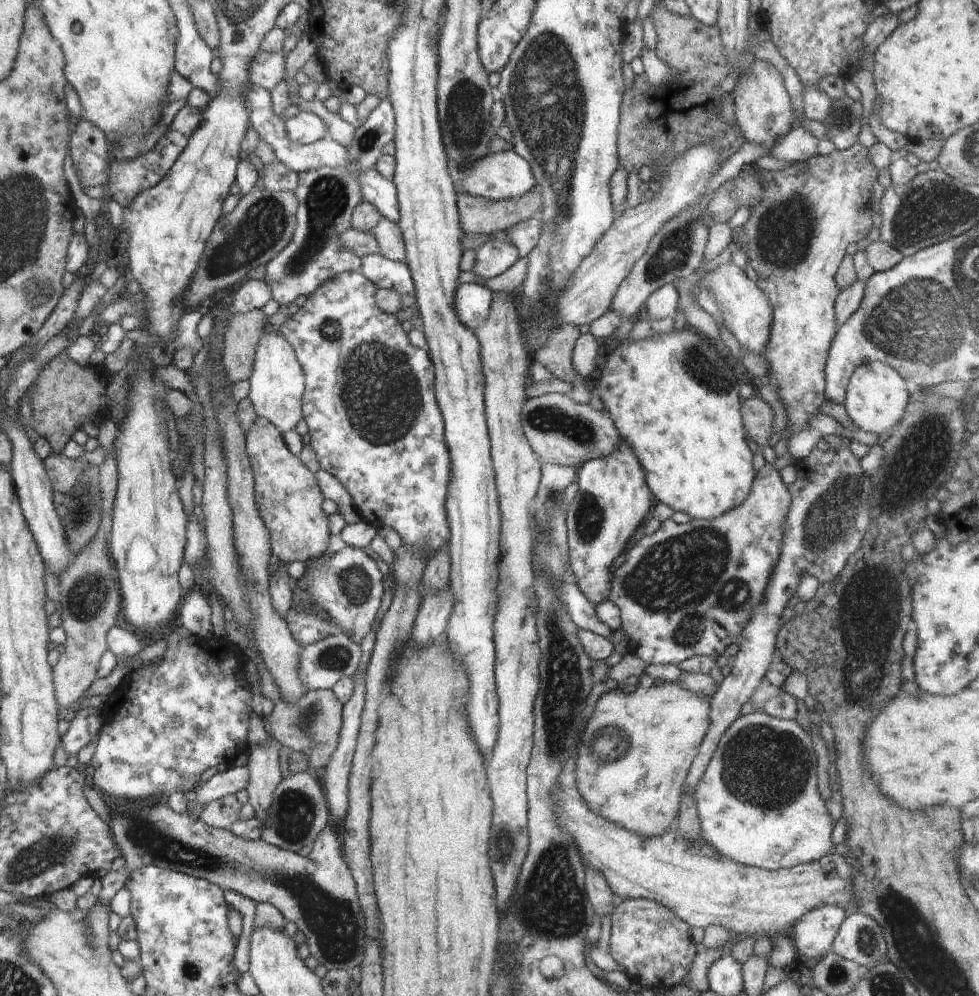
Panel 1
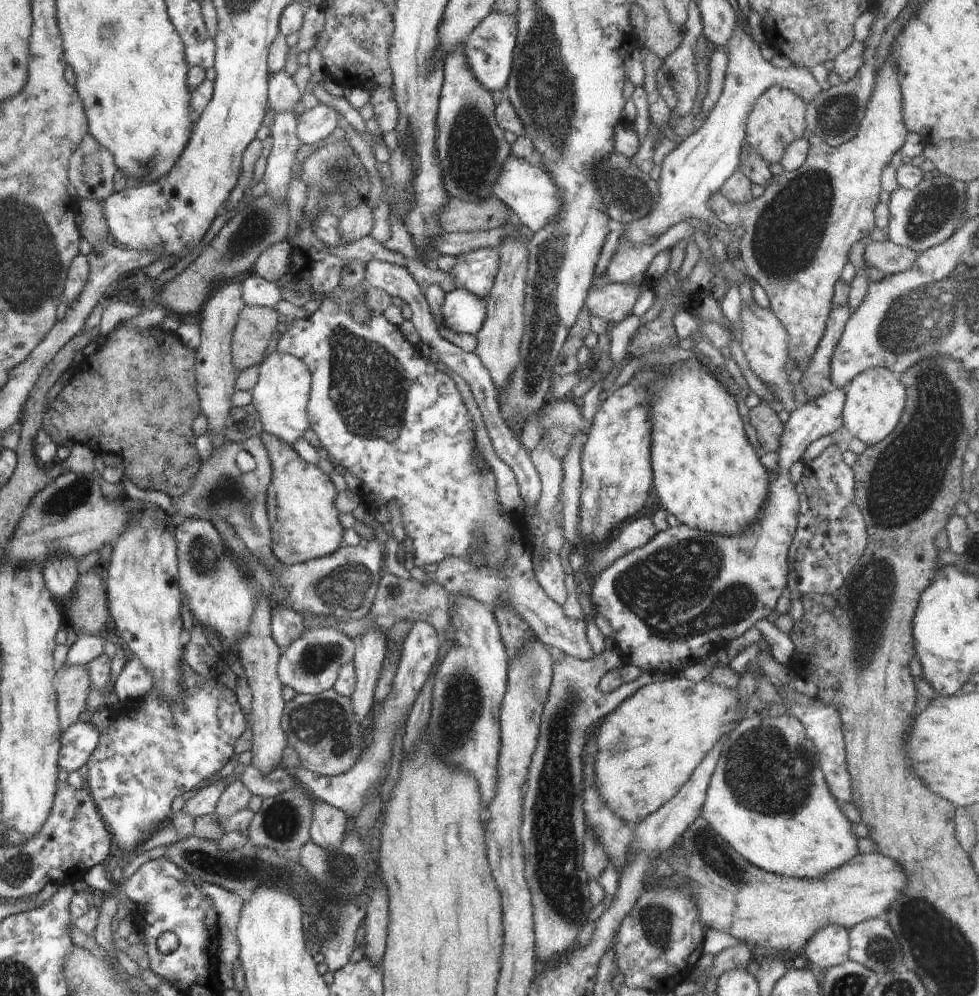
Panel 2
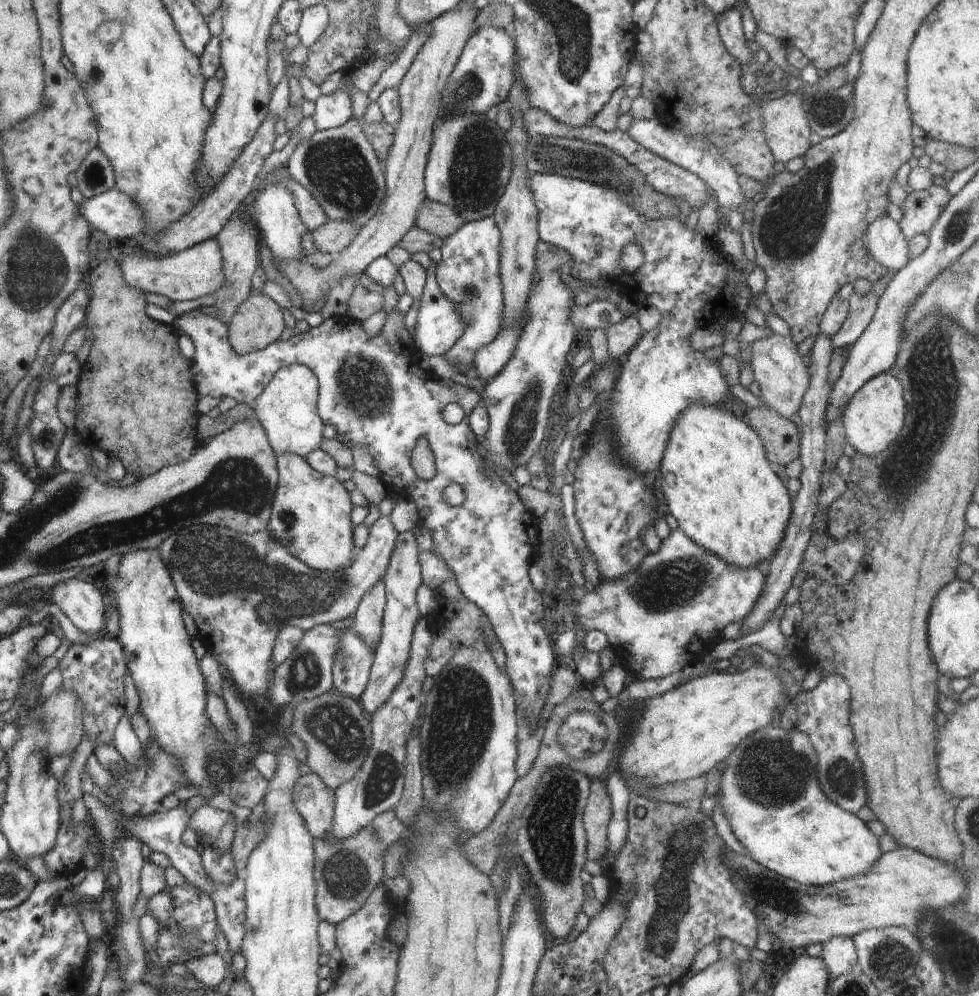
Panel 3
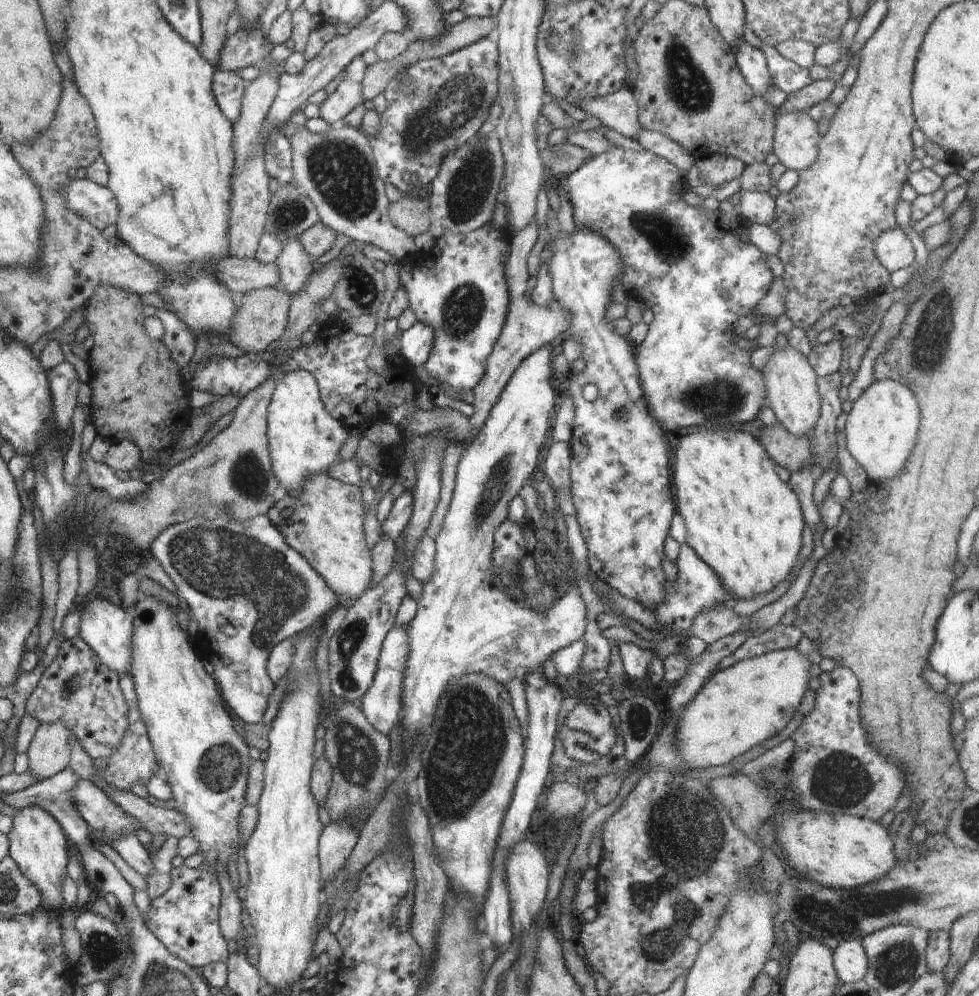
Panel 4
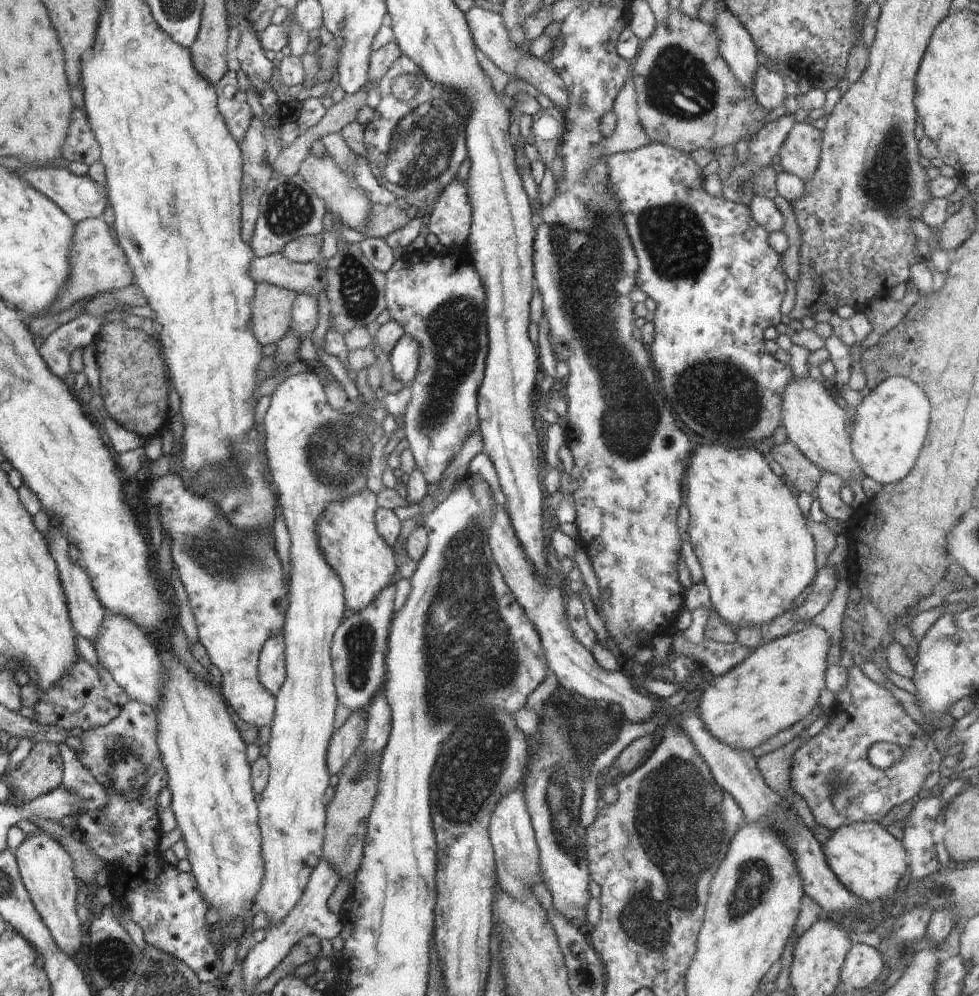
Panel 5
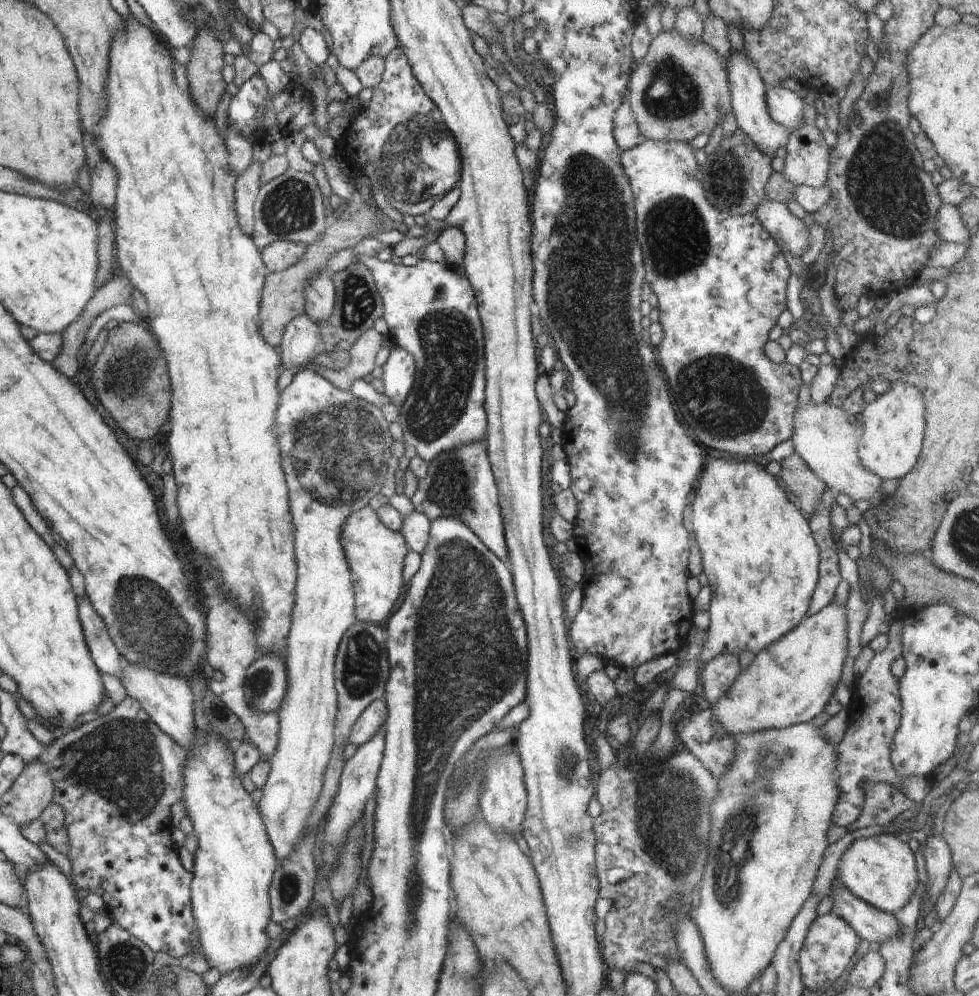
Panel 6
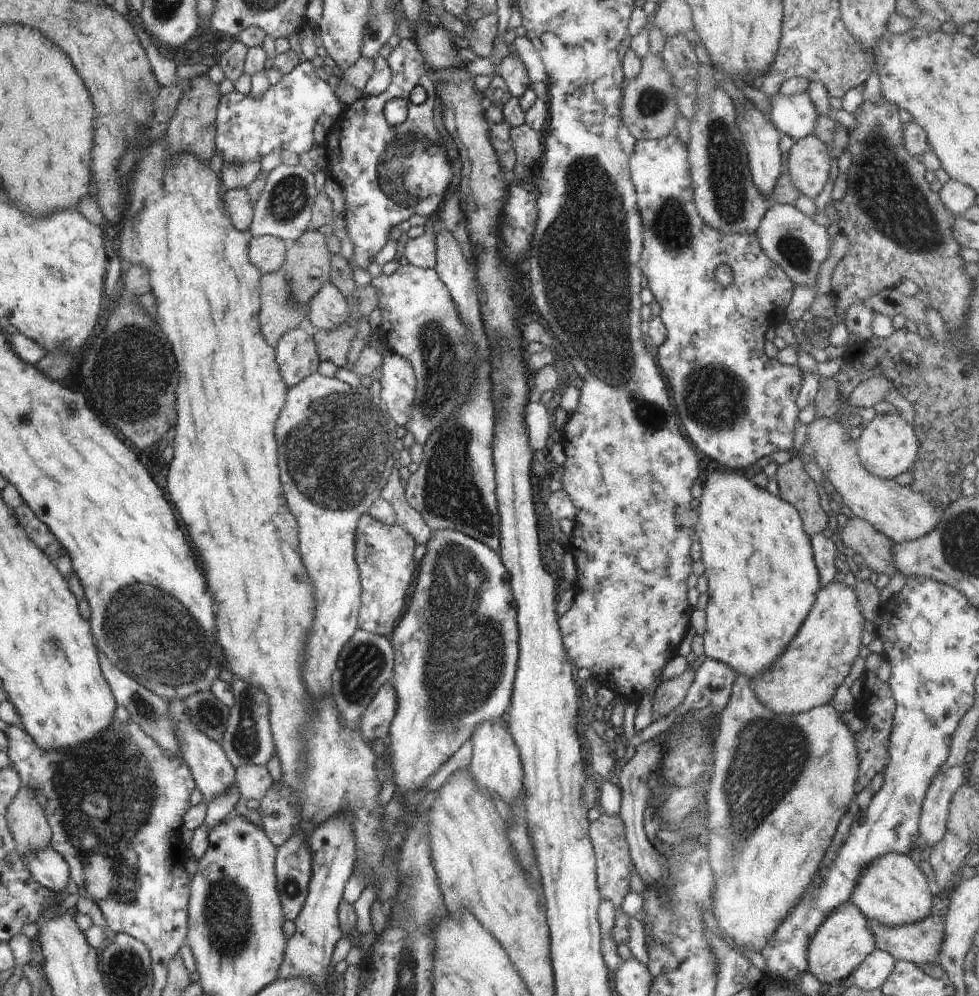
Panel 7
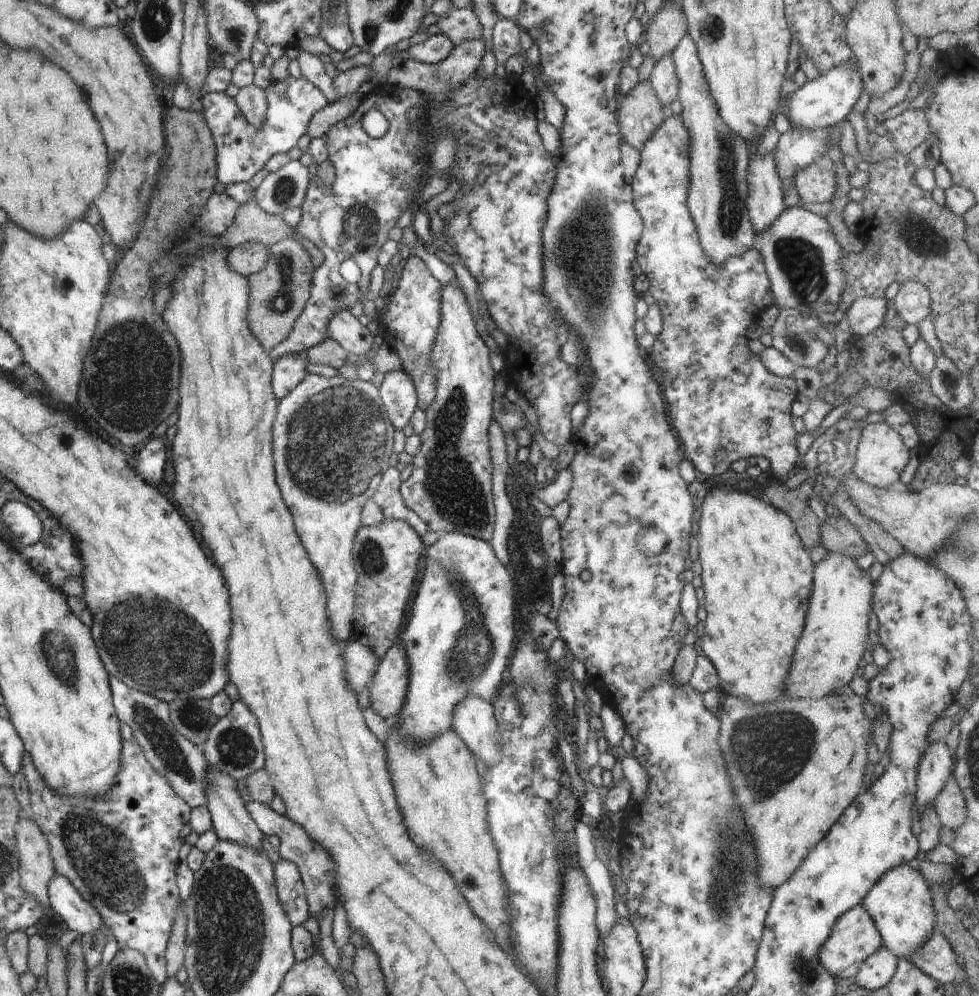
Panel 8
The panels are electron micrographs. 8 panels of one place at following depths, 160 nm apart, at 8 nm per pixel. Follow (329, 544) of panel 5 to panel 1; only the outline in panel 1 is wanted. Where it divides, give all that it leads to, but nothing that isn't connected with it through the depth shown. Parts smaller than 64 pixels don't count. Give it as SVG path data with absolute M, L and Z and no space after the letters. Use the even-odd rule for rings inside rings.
M256 417L245 439L255 480L256 508L269 530L273 558L290 565L324 556L331 534L321 505L325 498L314 473L288 450L281 430L267 418Z

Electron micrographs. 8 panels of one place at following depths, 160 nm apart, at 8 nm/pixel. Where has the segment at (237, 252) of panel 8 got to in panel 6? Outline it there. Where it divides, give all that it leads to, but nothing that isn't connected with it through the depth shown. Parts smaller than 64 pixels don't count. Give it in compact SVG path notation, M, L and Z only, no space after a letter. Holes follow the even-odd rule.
M292 240L276 241L260 251L263 263L271 272L280 272L294 266L306 252L306 243L297 243Z

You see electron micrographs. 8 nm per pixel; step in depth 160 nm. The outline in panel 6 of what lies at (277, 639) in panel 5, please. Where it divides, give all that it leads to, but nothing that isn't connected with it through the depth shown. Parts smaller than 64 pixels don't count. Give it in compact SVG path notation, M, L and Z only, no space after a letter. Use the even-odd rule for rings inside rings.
M276 652L262 653L247 669L244 694L251 710L276 711L288 691L285 660Z

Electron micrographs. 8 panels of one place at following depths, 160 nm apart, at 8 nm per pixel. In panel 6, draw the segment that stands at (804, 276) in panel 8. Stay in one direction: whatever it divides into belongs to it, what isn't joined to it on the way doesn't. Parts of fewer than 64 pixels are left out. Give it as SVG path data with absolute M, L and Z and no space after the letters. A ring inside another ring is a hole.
M768 199L752 213L776 242L782 241L791 255L801 258L808 248L810 234L802 219L792 215L786 204Z

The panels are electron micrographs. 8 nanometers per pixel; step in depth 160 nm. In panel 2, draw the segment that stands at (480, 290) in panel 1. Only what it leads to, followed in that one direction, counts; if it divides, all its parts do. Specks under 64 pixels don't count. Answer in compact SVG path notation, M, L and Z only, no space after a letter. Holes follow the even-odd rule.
M464 288L445 294L442 324L458 334L476 335L485 320L485 302Z

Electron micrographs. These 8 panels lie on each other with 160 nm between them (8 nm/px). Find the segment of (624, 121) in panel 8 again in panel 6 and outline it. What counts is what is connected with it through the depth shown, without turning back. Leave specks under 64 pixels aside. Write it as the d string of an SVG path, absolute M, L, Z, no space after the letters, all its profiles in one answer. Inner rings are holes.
M676 28L663 30L652 39L647 53L634 66L630 75L626 98L637 119L640 134L655 141L688 143L698 135L710 135L716 126L722 125L724 115L733 112L725 60L702 39L684 38Z

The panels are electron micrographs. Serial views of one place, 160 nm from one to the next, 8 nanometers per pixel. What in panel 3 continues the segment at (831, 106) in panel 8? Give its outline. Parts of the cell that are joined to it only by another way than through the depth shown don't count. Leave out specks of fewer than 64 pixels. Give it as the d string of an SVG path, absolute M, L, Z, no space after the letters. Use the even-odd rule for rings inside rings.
M732 8L726 14L715 14L715 16L720 40L730 55L740 64L750 64L755 60L755 53L750 50L746 42L740 12Z

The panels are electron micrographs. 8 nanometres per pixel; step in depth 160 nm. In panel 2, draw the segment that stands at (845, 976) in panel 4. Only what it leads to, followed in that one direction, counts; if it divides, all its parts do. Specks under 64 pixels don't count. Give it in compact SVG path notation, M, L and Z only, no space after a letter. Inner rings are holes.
M838 925L820 928L806 942L802 955L817 969L830 970L845 964L850 961L849 932Z

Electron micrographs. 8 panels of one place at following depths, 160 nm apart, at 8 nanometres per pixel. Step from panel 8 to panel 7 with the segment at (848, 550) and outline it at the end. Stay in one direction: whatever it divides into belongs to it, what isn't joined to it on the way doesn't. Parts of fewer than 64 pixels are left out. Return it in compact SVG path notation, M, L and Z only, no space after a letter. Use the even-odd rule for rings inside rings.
M853 516L848 519L841 519L836 522L836 532L834 537L841 548L851 548L852 553L858 553L867 566L877 573L887 574L890 578L898 576L901 572L895 567L893 559L893 540L876 530L872 524L865 520Z

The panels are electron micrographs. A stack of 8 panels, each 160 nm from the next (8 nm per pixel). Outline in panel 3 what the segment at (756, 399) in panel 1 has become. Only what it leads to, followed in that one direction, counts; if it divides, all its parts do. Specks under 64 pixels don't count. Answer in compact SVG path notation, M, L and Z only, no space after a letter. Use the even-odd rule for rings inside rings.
M762 404L758 409L752 409L746 416L746 423L749 428L760 438L766 457L771 464L786 466L794 460L801 458L801 431L797 422L786 420L780 414L776 414L772 408Z

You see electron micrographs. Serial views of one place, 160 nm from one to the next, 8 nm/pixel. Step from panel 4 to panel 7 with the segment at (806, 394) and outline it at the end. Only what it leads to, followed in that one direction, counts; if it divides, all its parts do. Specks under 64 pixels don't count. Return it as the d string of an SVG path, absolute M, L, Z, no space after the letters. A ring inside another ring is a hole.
M815 417L807 425L807 438L804 446L799 448L798 456L812 456L816 460L825 480L832 490L840 492L844 504L852 510L855 517L869 522L894 543L911 541L934 530L943 507L938 506L933 499L914 492L910 486L903 487L894 479L878 478L868 472L857 455L855 439L838 420Z

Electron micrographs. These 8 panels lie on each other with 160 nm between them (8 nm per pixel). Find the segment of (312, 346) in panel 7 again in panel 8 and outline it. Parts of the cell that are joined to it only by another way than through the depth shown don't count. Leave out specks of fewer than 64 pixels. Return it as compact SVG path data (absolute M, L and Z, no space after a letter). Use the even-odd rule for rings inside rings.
M288 353L273 364L271 383L278 401L292 392L306 378L307 362L302 354Z

